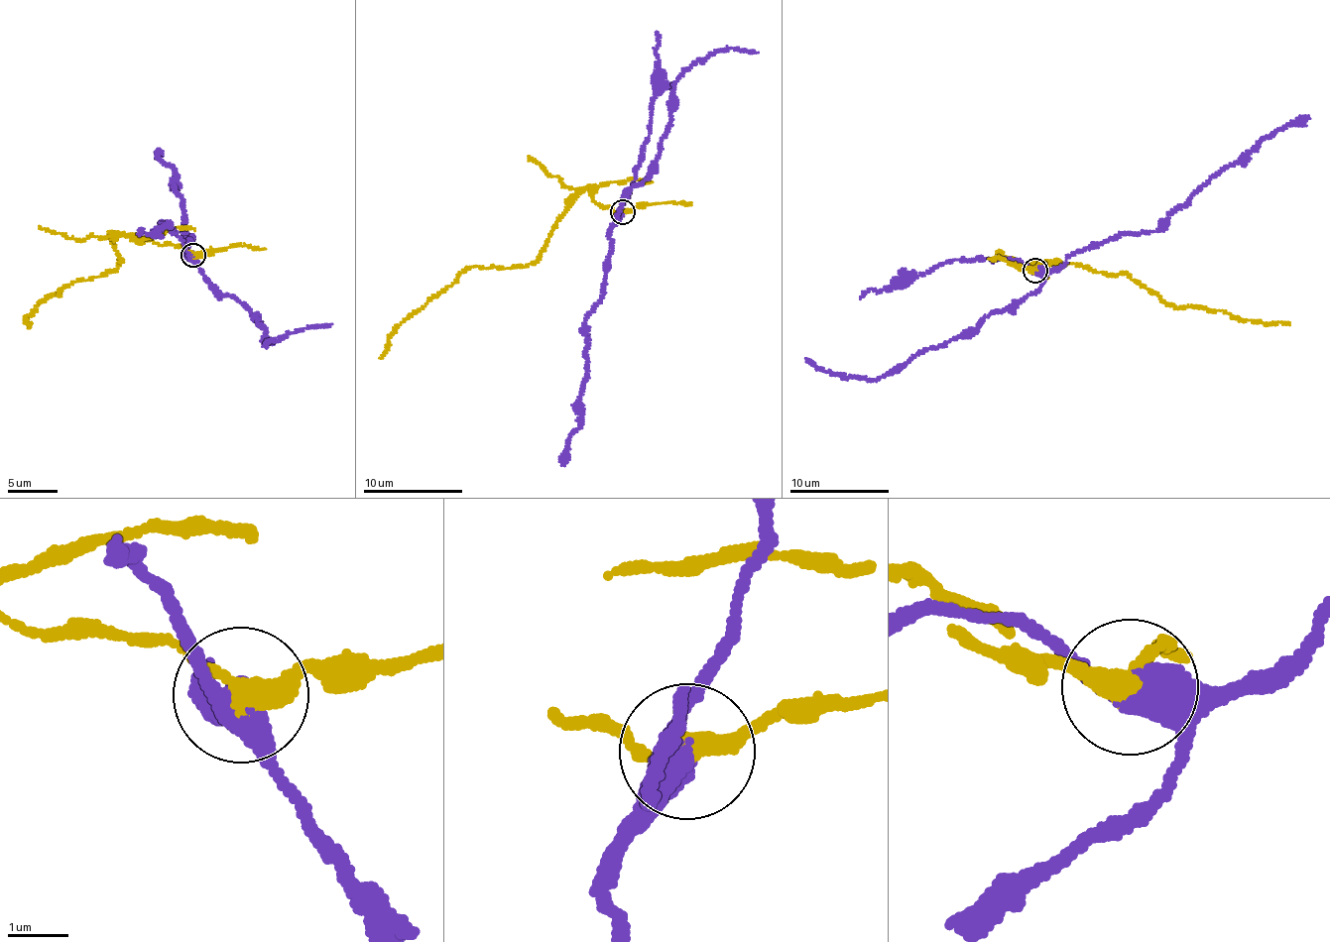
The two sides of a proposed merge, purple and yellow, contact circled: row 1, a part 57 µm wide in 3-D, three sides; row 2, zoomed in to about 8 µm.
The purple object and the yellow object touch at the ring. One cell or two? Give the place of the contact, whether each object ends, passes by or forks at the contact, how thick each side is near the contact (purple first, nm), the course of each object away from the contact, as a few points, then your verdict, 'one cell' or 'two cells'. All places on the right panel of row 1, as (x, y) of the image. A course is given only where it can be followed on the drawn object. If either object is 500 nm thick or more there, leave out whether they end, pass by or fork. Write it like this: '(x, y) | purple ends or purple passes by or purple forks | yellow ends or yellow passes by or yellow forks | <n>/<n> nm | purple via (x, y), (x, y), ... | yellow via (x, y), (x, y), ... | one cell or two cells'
(1034, 270) | purple passes by | yellow passes by | 480/320 nm | purple via (1034, 271), (1043, 279), (1039, 288), (993, 310), (975, 328), (923, 348), (876, 379), (851, 378), (805, 358) | yellow via (1034, 271), (1045, 264), (1037, 263), (1076, 263), (1127, 277), (1169, 303), (1289, 324) | two cells

